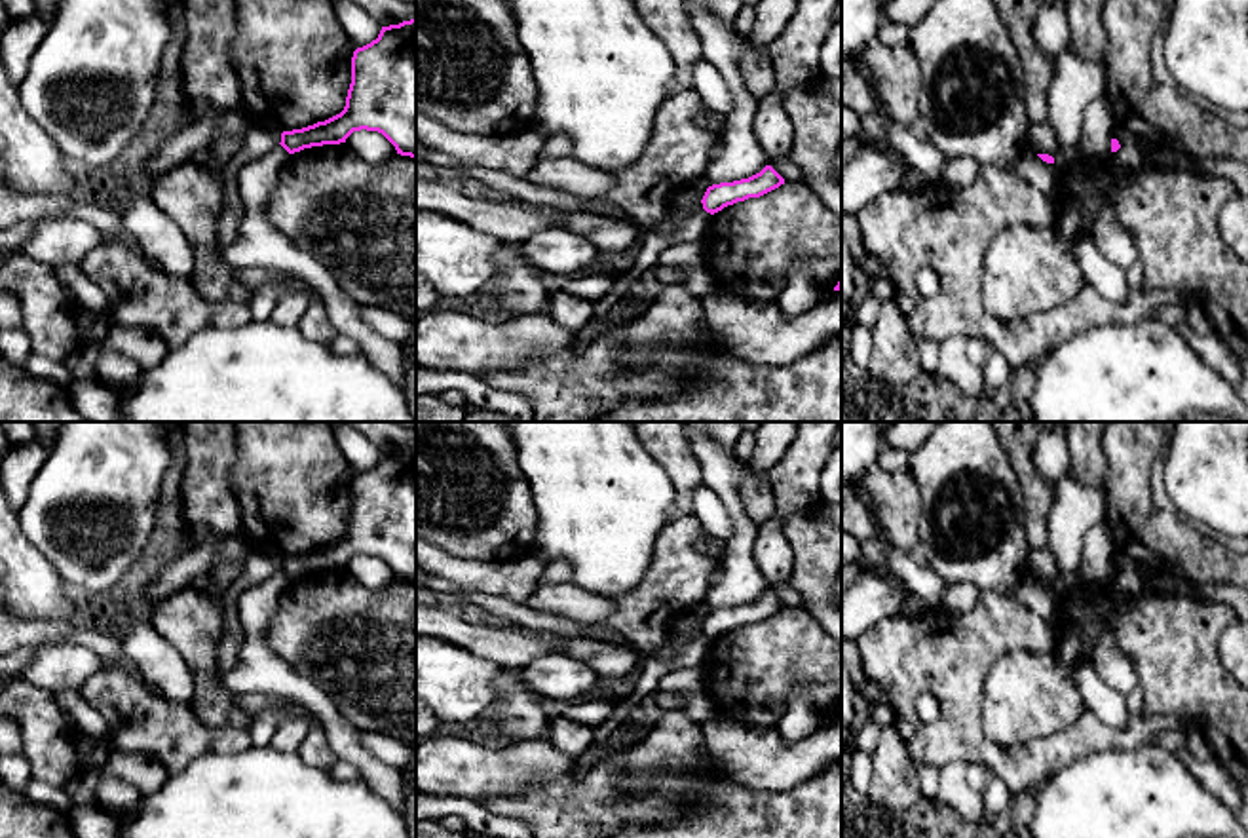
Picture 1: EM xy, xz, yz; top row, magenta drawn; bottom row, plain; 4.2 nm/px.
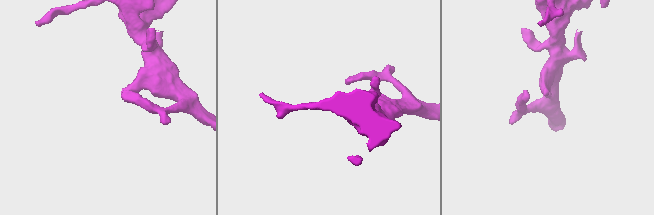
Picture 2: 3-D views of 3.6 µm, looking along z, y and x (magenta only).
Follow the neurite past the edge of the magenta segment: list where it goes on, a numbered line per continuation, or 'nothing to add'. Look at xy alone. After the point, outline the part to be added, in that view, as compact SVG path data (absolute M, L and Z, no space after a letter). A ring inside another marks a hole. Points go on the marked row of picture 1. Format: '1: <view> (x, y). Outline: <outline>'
nothing to add

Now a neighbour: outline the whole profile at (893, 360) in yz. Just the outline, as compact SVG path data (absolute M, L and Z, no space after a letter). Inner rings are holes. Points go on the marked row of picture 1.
M887 296L872 329L868 372L881 382L900 386L916 380L923 369L917 357L916 336L904 319L898 300Z

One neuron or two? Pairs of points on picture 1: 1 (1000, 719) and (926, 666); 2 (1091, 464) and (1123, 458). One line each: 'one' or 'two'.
1: two
2: two

